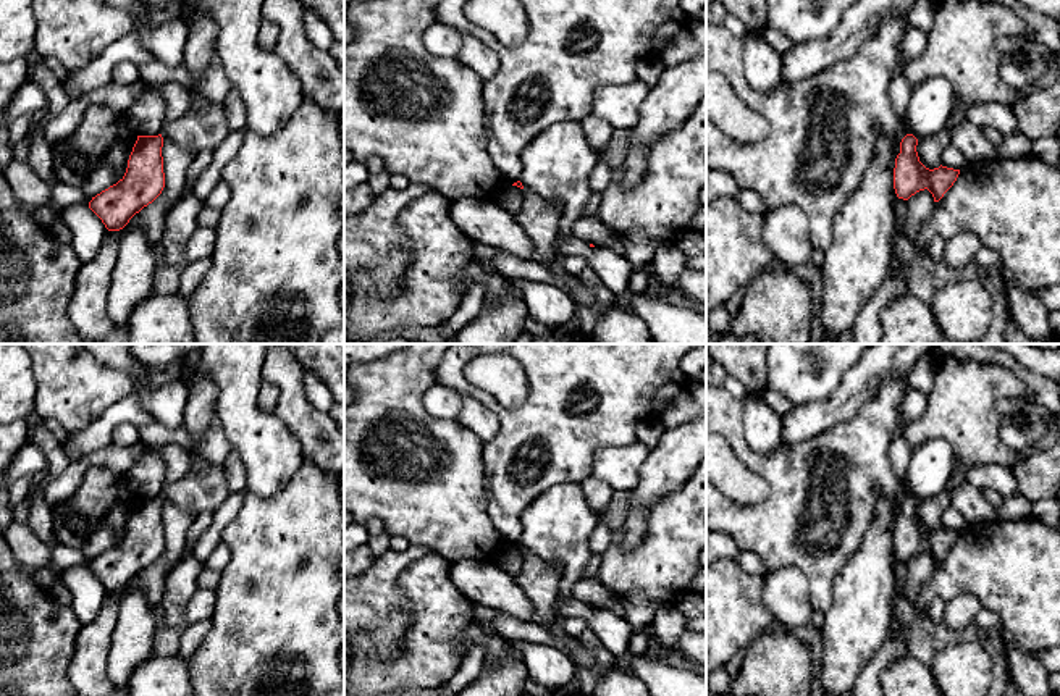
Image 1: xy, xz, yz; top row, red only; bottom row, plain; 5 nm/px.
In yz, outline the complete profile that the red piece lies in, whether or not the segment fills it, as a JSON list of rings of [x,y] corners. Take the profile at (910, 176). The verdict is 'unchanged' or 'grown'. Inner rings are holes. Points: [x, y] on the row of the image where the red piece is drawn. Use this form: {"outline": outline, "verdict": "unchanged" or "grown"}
{"outline": [[[906,134],[900,142],[900,153],[895,158],[894,189],[898,199],[908,200],[919,191],[928,189],[934,202],[939,202],[944,194],[957,181],[960,170],[939,166],[926,168],[916,152],[918,139]]], "verdict": "unchanged"}

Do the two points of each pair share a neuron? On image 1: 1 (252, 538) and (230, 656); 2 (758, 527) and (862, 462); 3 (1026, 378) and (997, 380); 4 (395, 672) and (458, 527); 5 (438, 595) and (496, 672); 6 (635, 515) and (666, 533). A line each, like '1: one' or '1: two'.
1: one
2: one
3: two
4: two
5: two
6: two

